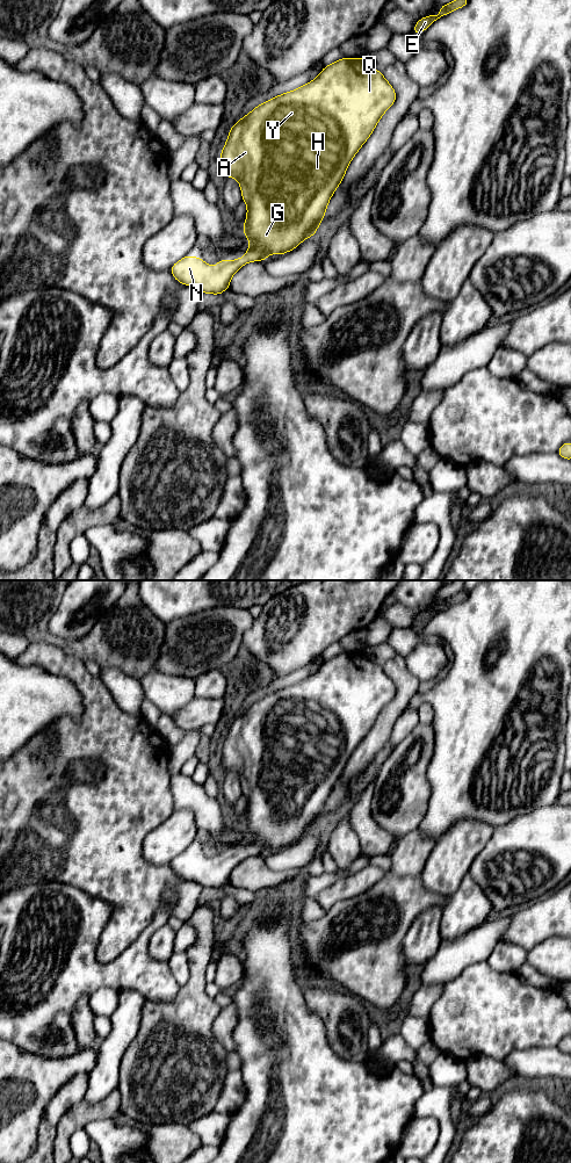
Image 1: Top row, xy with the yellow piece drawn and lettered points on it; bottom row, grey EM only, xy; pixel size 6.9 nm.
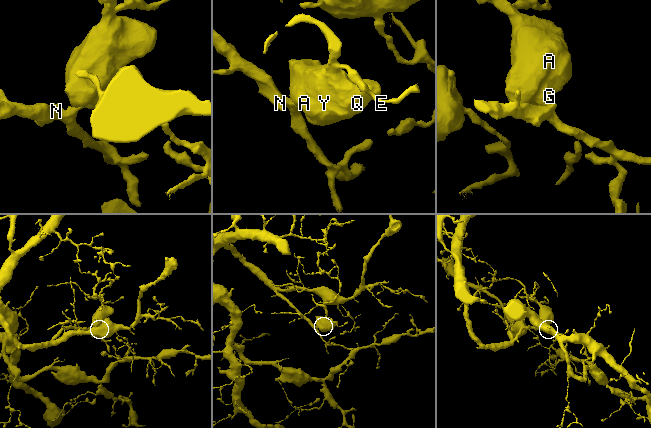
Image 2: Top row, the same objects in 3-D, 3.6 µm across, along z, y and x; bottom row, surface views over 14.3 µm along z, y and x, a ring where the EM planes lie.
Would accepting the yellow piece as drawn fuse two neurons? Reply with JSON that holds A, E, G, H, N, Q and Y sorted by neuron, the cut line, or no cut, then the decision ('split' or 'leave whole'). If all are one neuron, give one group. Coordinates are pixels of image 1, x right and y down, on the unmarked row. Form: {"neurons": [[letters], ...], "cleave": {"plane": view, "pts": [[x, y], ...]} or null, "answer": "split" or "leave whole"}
{"neurons": [["A", "E", "G", "H", "N", "Q", "Y"]], "cleave": null, "answer": "leave whole"}

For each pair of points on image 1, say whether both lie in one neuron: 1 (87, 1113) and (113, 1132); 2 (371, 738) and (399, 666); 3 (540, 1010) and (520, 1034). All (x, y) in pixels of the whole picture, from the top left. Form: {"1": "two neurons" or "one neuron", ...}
{"1": "two neurons", "2": "one neuron", "3": "one neuron"}

